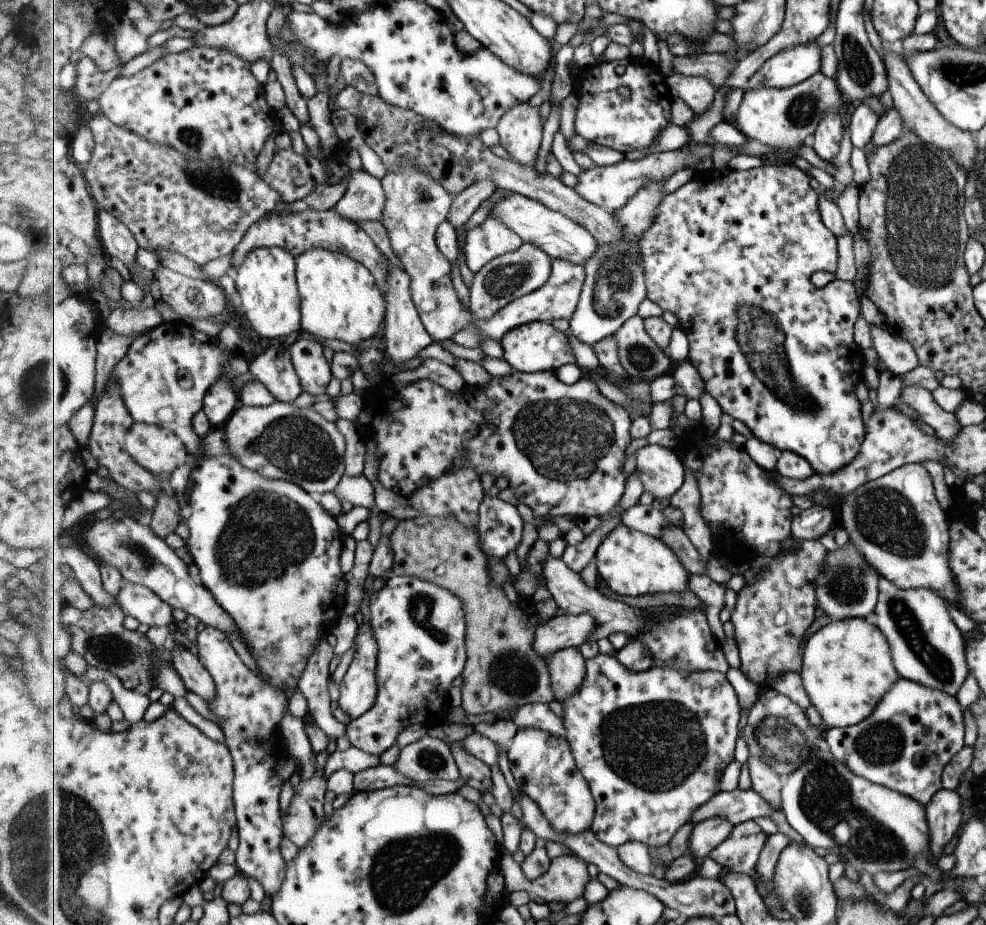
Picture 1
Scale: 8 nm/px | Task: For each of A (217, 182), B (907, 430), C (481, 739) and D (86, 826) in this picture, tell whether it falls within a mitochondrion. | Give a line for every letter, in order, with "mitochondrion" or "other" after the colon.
A: mitochondrion
B: other
C: other
D: mitochondrion

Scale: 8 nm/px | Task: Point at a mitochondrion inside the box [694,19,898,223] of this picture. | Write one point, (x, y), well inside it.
(855, 54)

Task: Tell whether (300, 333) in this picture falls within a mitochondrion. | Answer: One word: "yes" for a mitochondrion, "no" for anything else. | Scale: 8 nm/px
no

